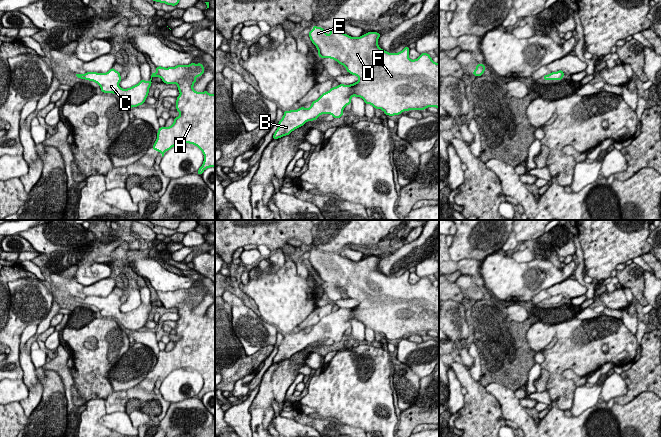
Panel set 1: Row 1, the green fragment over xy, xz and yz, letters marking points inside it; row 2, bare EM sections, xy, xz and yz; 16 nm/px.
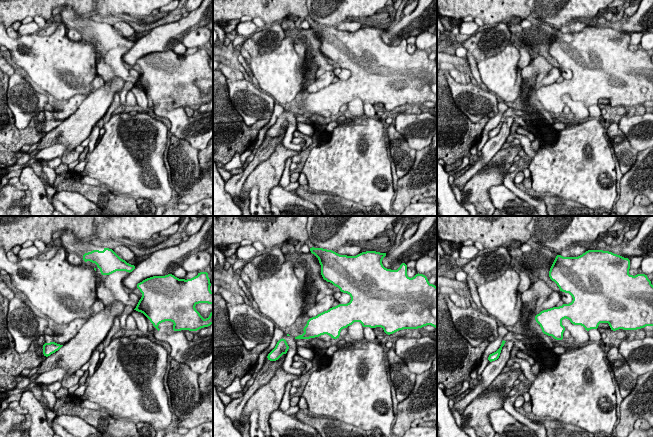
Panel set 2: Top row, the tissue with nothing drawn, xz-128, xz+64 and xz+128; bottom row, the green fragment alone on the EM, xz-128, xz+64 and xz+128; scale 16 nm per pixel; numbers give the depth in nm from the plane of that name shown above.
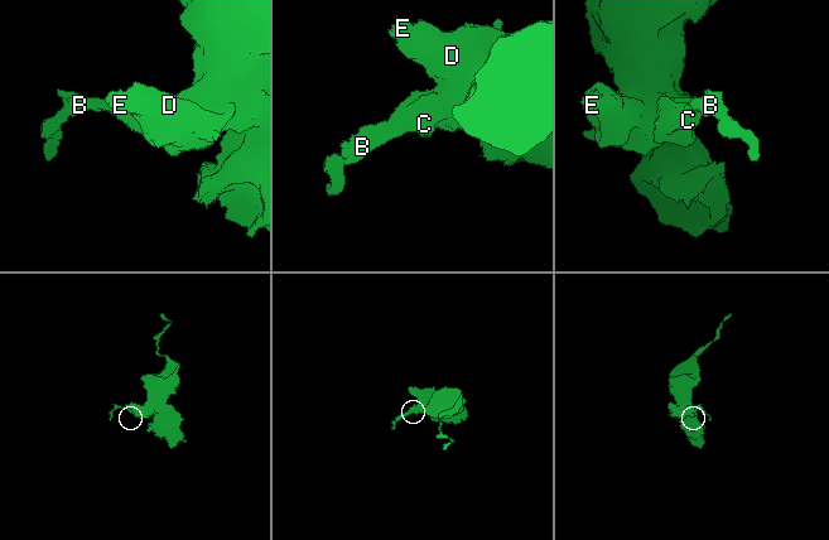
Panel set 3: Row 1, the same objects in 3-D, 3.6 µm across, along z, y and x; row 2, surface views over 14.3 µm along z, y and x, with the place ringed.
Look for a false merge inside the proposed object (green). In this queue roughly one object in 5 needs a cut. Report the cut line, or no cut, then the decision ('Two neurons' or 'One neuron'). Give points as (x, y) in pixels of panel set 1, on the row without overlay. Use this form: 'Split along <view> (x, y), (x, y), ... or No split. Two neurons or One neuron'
No split. One neuron

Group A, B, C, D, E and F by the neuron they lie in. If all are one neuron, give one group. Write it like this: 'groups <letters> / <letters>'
groups A B C D E F

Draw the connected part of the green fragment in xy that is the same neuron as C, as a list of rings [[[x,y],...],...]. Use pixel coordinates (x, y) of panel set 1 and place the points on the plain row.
[[[201,287],[177,289],[175,291],[156,291],[151,303],[141,305],[127,313],[119,311],[122,304],[120,297],[111,292],[107,297],[86,296],[84,299],[75,297],[81,303],[94,305],[103,317],[116,318],[128,331],[144,328],[152,308],[153,301],[160,301],[165,308],[175,307],[180,319],[176,322],[176,334],[180,337],[174,342],[170,351],[160,351],[153,373],[164,377],[180,368],[194,368],[204,379],[204,385],[197,397],[202,399],[205,393],[215,391],[215,317],[202,317],[193,313],[198,300],[204,297]]]

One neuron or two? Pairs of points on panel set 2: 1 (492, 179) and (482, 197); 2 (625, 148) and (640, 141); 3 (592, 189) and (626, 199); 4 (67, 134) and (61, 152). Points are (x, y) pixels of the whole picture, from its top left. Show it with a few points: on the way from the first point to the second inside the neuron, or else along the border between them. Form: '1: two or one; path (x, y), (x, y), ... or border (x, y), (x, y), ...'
1: one; path (488, 183), (482, 189), (482, 193)
2: two; border (618, 125), (629, 144), (639, 151)
3: two; border (618, 197), (614, 203)
4: two; border (74, 148), (52, 144), (40, 150)

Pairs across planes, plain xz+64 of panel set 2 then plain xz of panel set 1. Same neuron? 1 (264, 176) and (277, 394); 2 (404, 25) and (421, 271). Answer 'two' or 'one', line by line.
1: one
2: two

